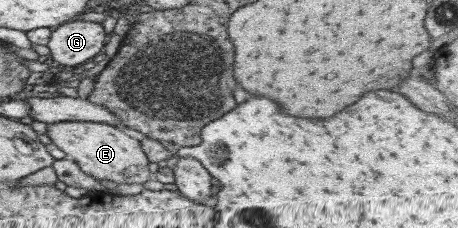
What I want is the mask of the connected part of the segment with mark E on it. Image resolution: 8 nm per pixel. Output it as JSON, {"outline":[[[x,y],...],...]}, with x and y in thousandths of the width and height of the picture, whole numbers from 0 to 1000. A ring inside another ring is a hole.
{"outline":[[[124,535],[103,548],[98,588],[111,614],[116,636],[144,675],[144,693],[153,693],[168,715],[177,754],[212,785],[212,789],[242,789],[255,811],[260,807],[312,807],[330,785],[321,719],[325,697],[308,658],[306,618],[286,601],[266,566],[236,553],[234,544],[207,535]]]}

